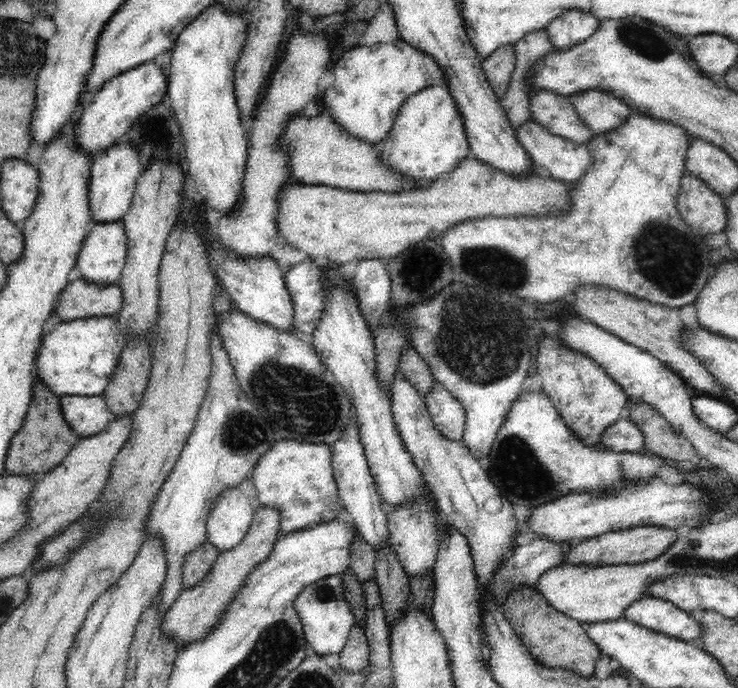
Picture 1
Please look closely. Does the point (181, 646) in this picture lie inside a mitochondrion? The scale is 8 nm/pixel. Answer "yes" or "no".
no

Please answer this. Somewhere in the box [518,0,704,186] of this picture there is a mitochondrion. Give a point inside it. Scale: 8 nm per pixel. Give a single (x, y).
(644, 39)

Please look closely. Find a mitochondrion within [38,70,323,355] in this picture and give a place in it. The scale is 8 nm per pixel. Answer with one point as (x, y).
(159, 143)

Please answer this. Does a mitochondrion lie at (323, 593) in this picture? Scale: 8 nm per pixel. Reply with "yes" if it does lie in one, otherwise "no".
yes

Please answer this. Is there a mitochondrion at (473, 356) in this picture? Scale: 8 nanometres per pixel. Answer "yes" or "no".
yes

